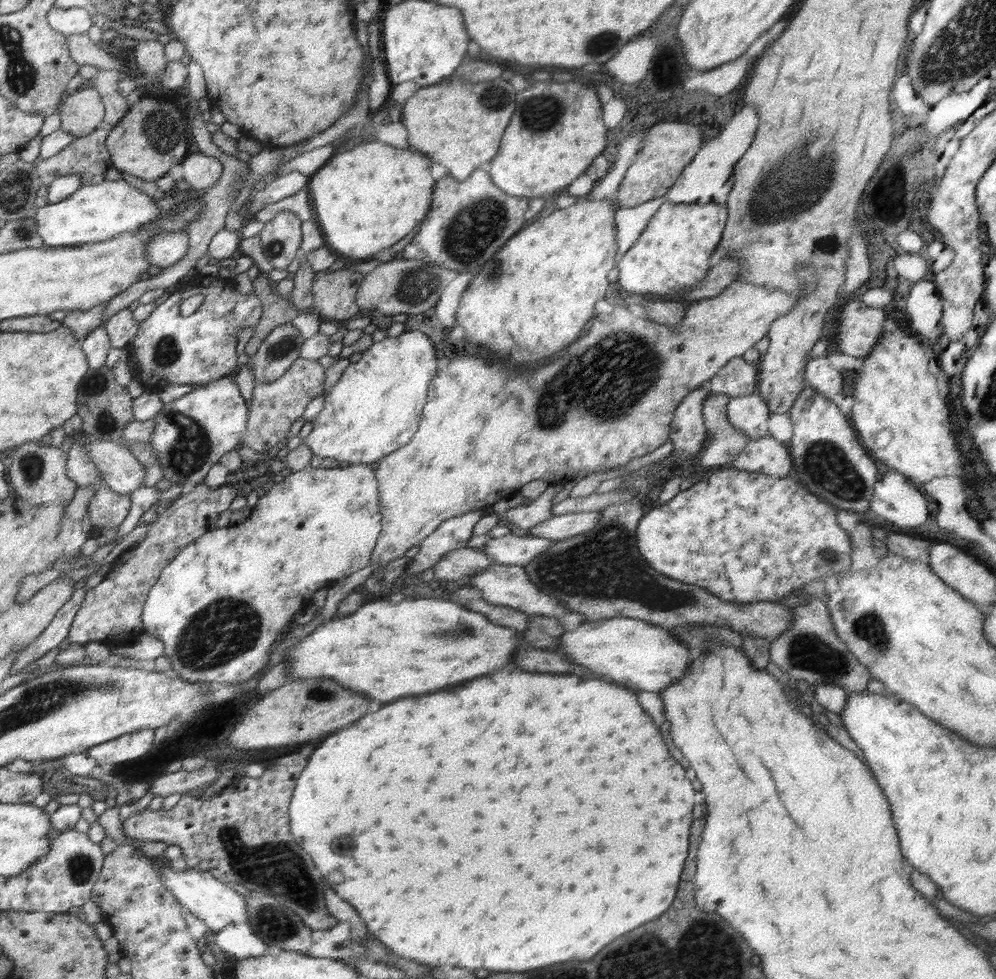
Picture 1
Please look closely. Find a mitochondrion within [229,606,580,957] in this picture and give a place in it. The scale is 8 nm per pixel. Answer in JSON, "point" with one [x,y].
{"point":[273,922]}

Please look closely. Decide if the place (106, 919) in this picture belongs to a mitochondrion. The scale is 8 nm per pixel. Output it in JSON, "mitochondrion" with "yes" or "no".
{"mitochondrion":"no"}

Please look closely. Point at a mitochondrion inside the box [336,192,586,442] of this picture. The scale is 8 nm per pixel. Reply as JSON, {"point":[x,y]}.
{"point":[476,227]}

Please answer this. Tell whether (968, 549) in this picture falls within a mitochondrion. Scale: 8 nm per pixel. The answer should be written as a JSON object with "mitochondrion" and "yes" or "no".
{"mitochondrion":"no"}

